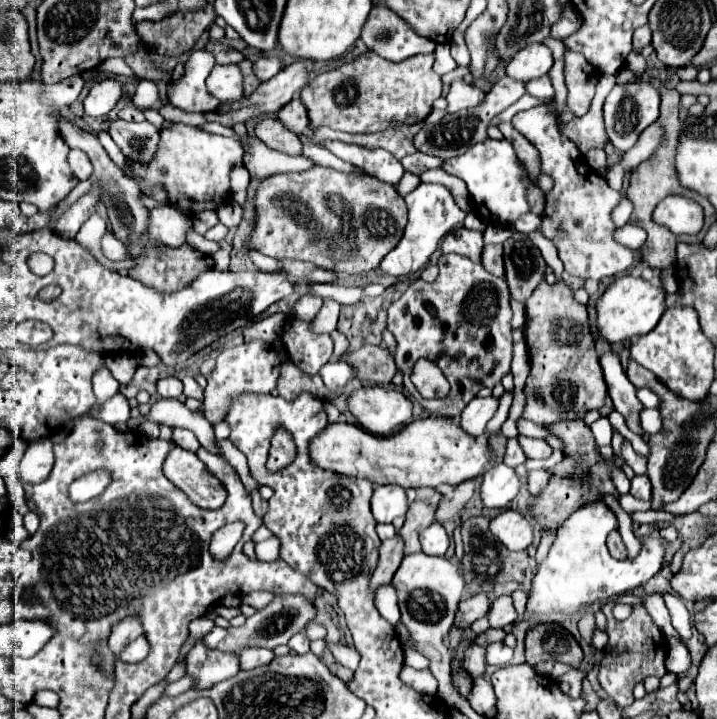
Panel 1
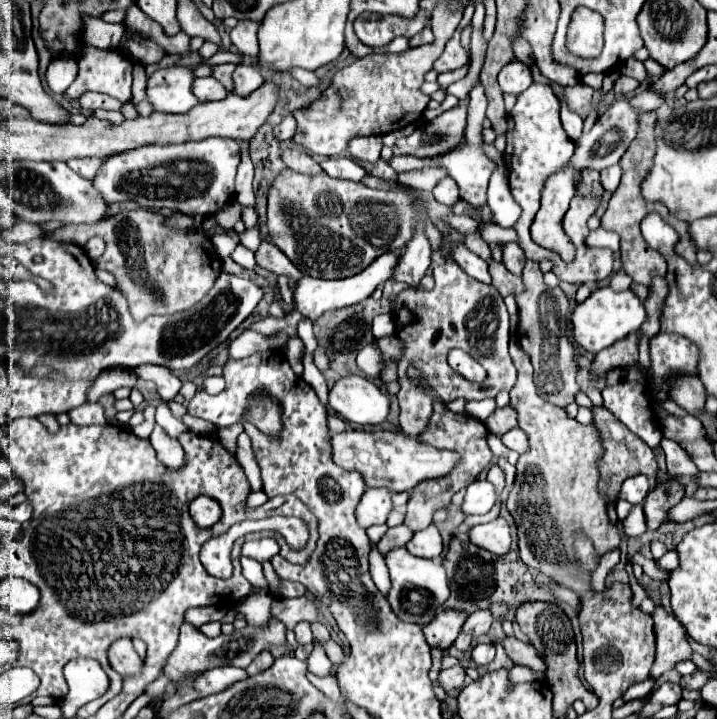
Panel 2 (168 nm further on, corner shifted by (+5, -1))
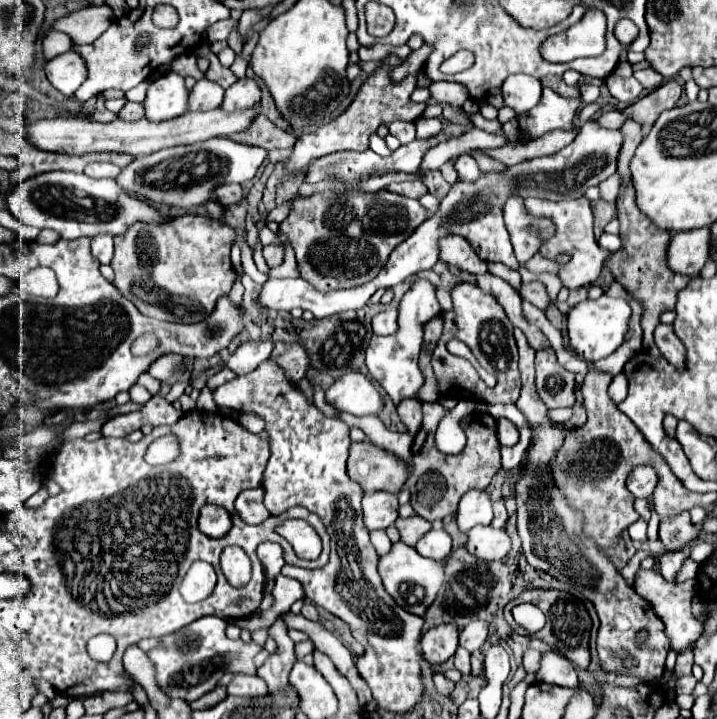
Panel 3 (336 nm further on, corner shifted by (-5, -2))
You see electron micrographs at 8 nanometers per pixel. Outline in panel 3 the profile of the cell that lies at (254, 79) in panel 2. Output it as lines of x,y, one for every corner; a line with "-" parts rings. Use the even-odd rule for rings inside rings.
239,79
237,83
233,83
223,97
221,109
227,109
227,113
233,111
241,111
241,109
249,109
255,103
259,103
261,99
261,89
253,79

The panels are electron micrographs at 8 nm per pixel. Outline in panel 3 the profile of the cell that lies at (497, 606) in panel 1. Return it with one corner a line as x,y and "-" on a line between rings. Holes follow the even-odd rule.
473,621
459,633
459,645
465,647
469,653
473,653
485,645
487,633
489,633
489,623

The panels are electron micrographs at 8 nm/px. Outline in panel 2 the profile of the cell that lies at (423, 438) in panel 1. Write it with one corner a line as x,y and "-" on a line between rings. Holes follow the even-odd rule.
345,430
341,434
331,436
331,452
333,462
343,470
355,470
363,476
367,488
389,488
389,492
407,492
415,488
421,480
433,480
439,476
447,476
461,458
457,452
437,450
431,444
421,442
419,438
411,438
403,432
363,432
363,430

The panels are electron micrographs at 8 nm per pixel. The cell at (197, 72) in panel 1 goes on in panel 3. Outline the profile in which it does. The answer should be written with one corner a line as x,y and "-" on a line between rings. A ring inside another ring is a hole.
167,73
153,81
147,89
145,119
149,121
167,121
179,117
187,111
187,87
181,75

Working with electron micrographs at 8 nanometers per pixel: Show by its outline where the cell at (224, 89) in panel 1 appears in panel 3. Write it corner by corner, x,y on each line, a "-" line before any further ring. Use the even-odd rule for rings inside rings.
201,79
189,91
189,107
187,111
211,111
217,109
223,101
225,89
209,79

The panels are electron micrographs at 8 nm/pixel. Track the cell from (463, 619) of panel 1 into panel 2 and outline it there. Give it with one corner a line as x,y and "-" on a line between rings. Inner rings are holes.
443,608
435,620
431,620
423,632
425,632
425,638
429,642
429,646
437,646
437,648
451,648
457,634
461,632
461,626
465,624
467,620
467,612
463,610
451,610
451,608

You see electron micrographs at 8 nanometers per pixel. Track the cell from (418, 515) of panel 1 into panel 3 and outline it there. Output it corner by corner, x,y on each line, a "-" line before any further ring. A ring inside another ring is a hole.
423,403
423,425
419,433
413,439
411,447
411,475
407,479
407,487
411,491
411,505
427,521
443,519
447,515
453,515
457,511
459,499
471,491
483,491
495,477
495,473
501,469
501,455
499,455
499,443
495,439
495,419
489,413
475,411
467,415
461,421
461,427
467,435
467,445
461,453
457,455
445,455
435,447
435,429
441,421
441,417
447,413
445,407
439,403

